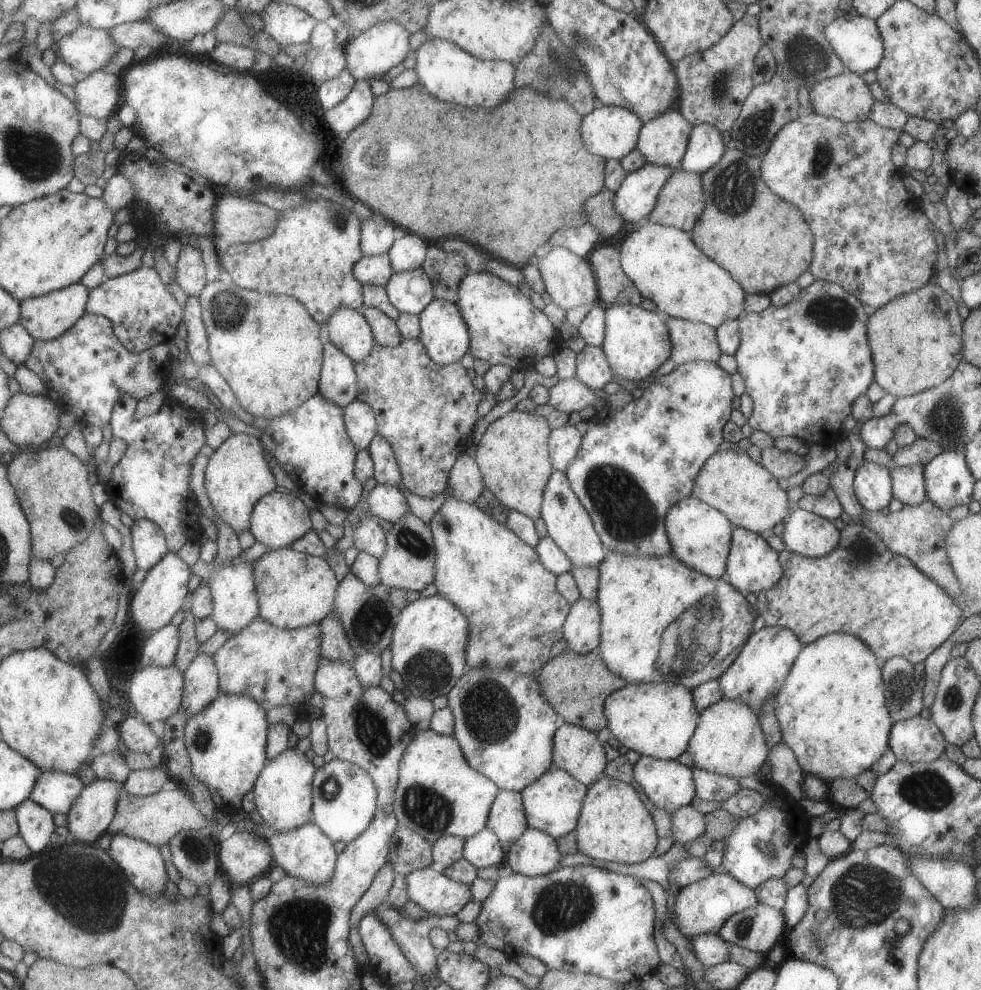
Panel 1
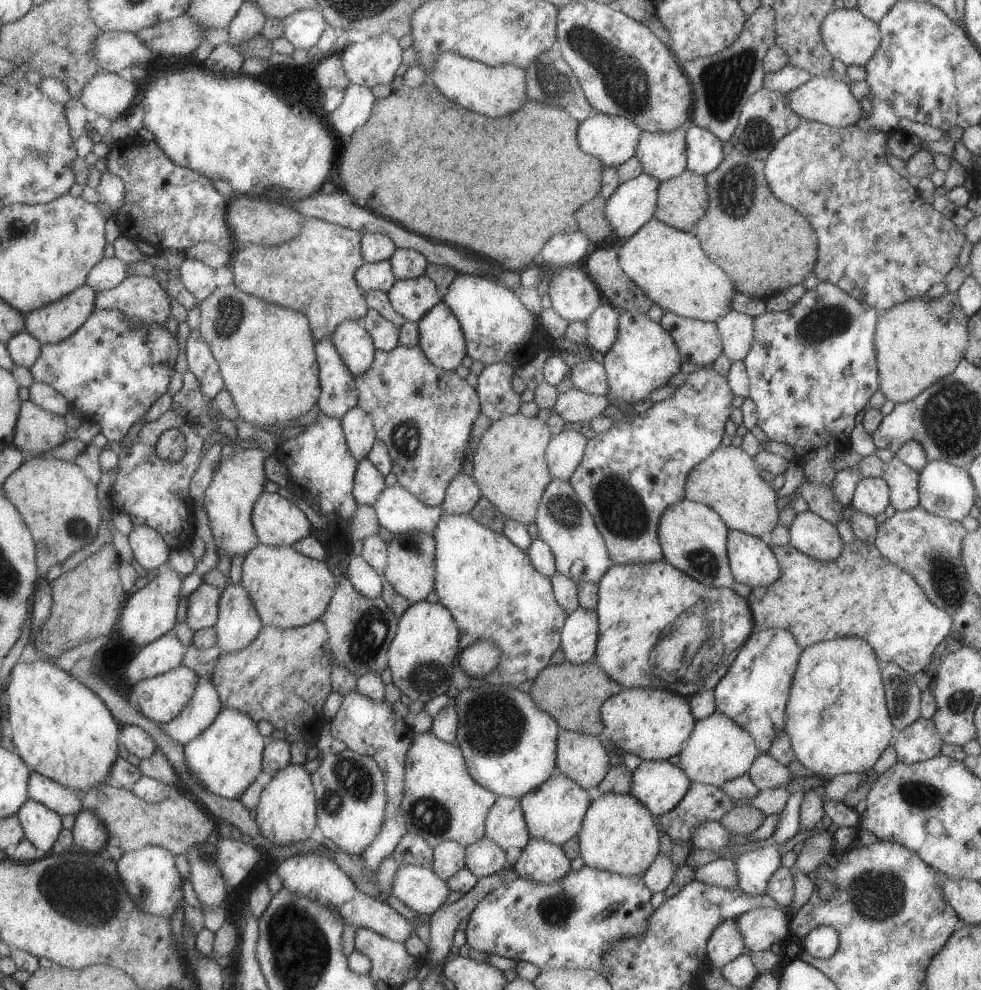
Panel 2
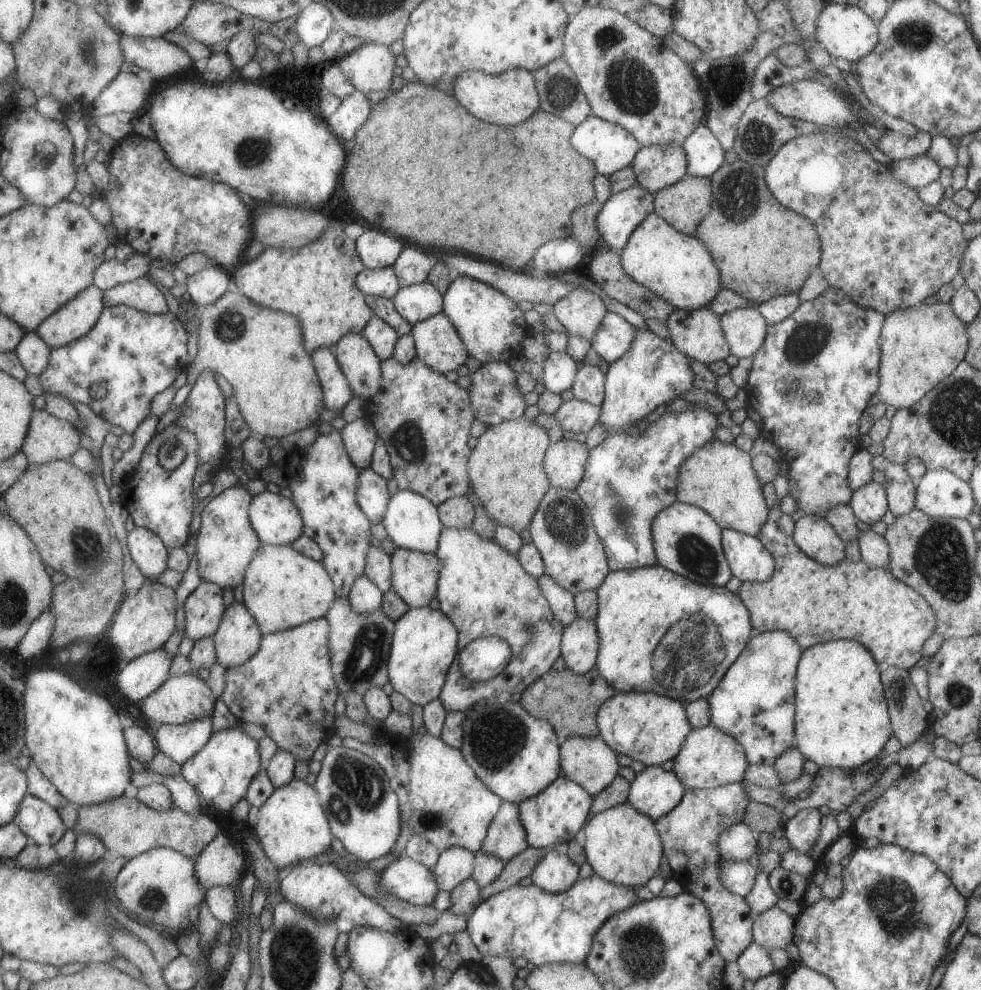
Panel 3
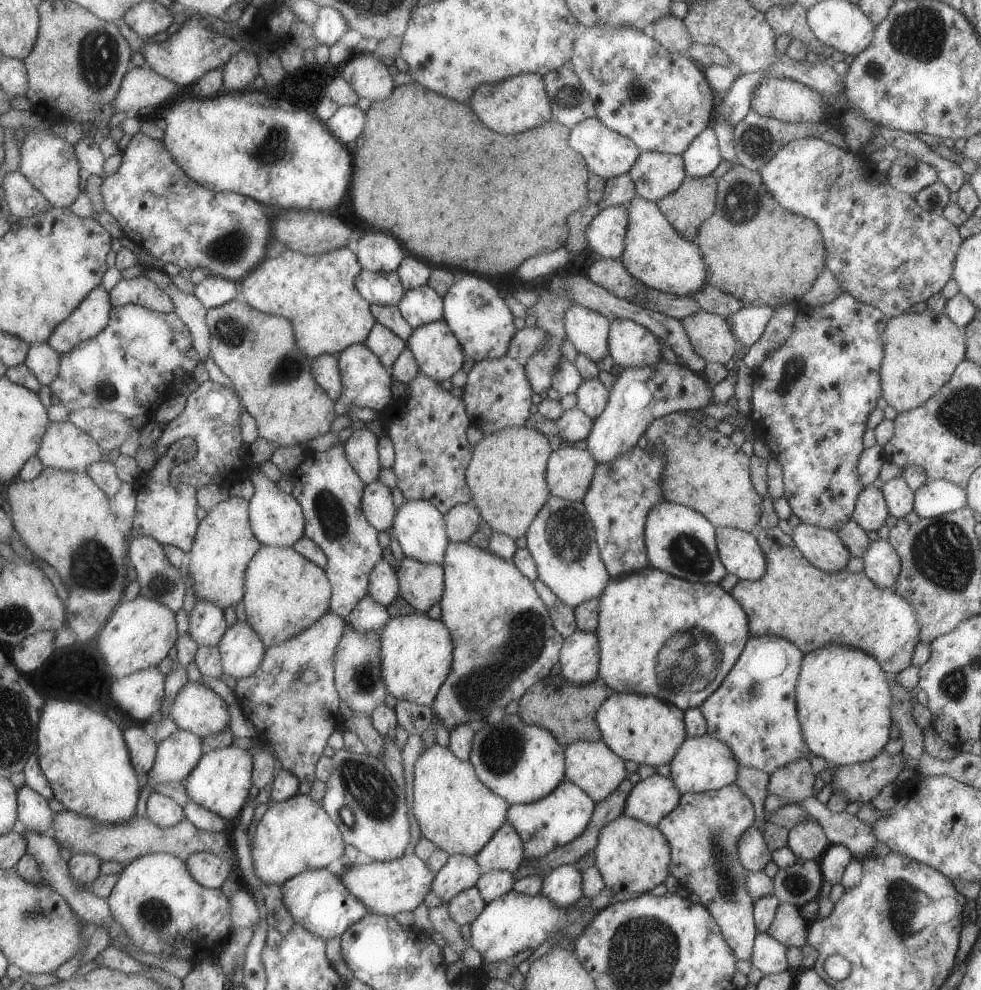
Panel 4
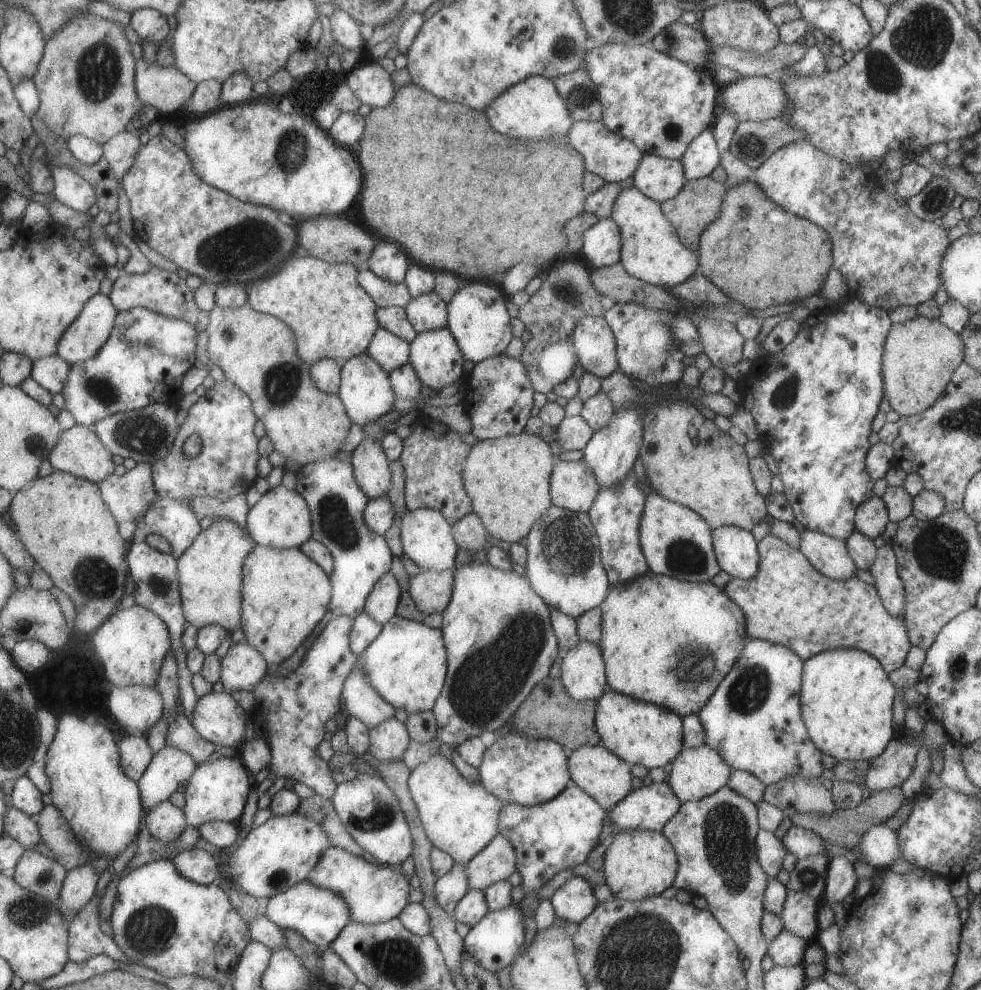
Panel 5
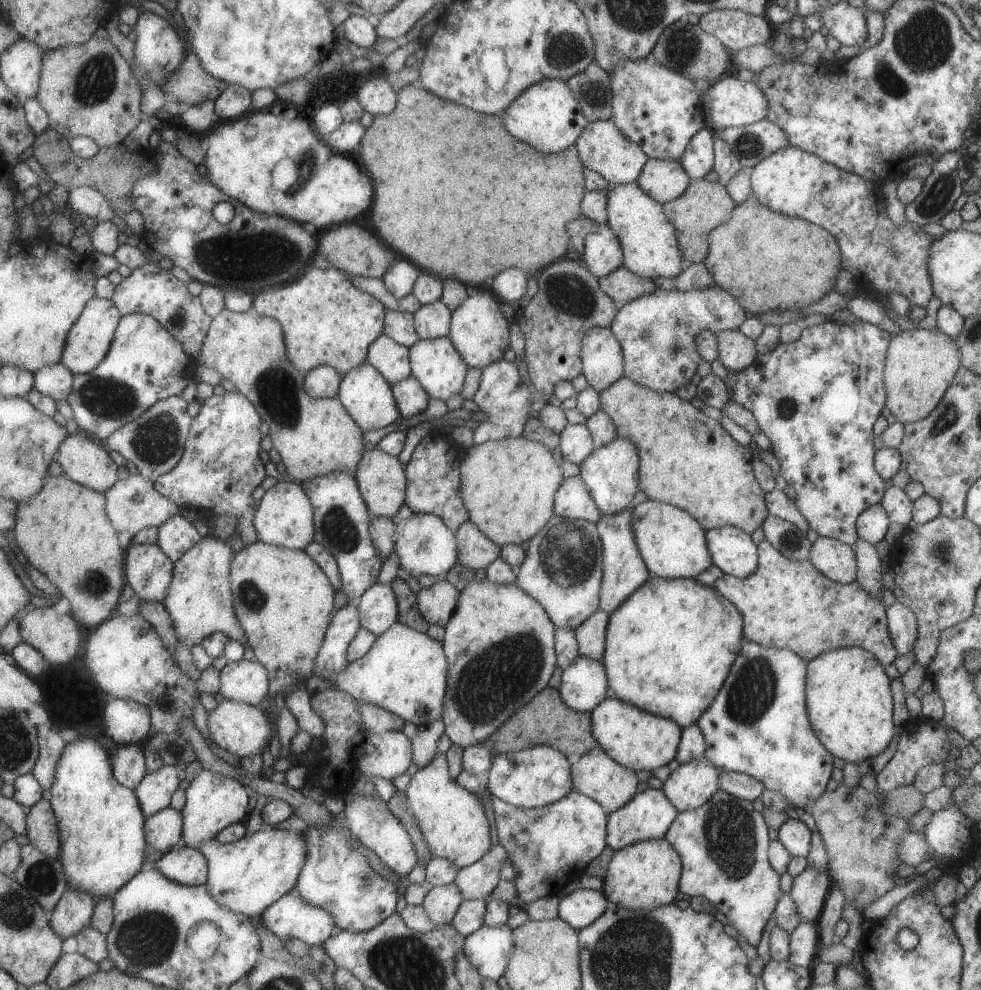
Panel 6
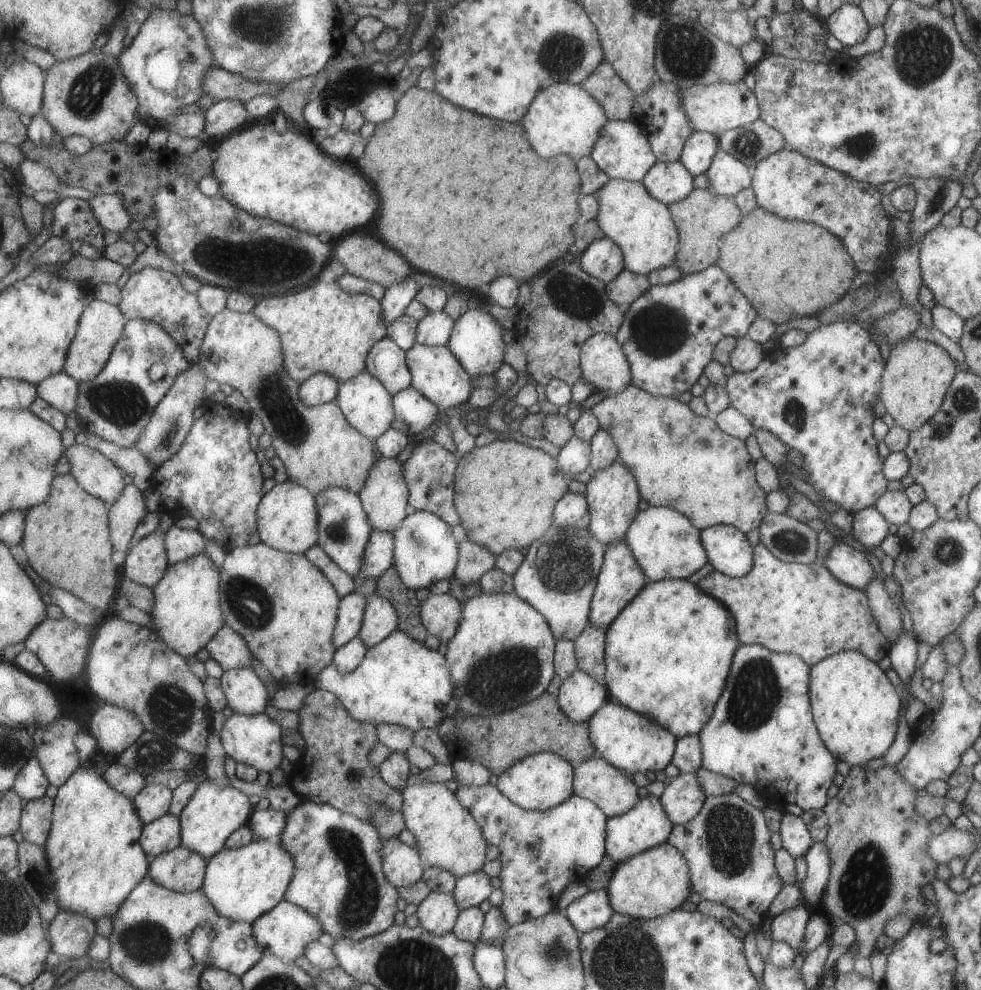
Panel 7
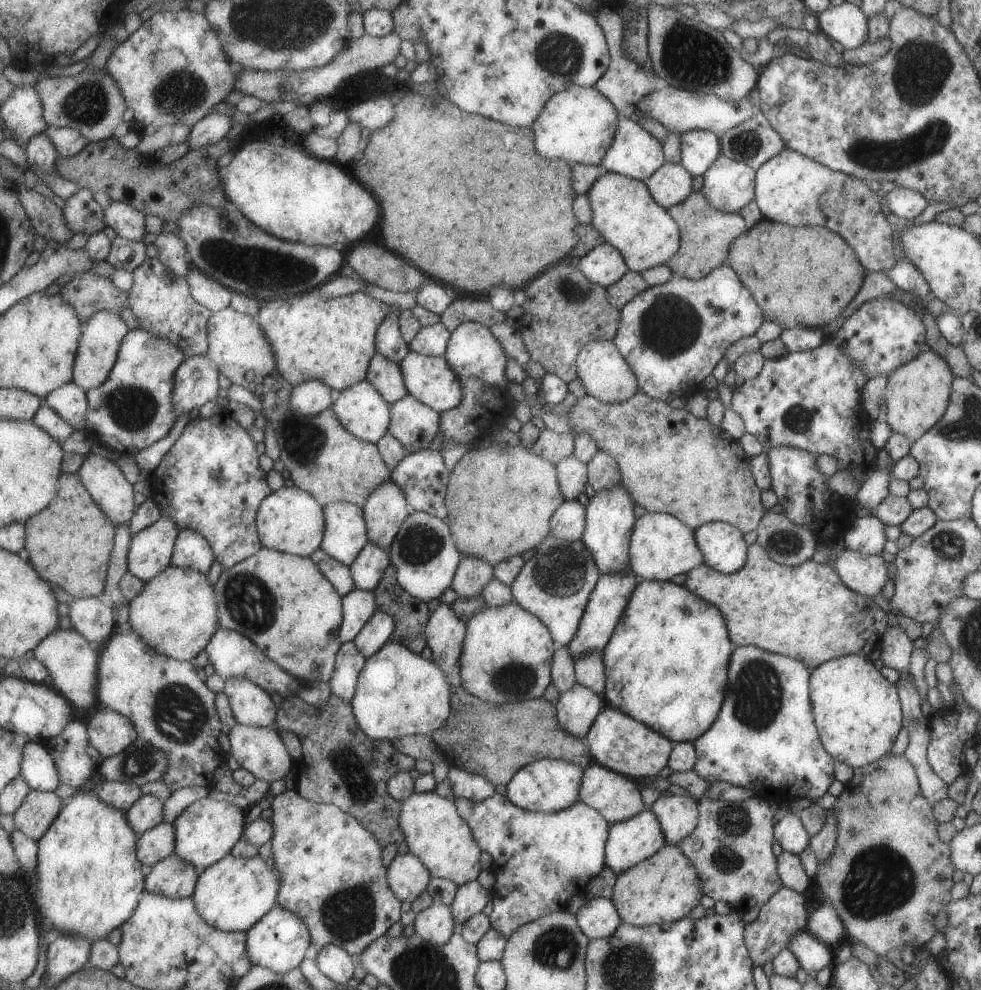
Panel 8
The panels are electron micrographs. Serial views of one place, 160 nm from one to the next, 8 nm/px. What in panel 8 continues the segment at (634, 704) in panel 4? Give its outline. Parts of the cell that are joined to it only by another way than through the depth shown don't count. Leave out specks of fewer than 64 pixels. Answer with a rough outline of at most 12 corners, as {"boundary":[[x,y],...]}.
{"boundary":[[607,705],[583,740],[593,761],[636,781],[673,743]]}

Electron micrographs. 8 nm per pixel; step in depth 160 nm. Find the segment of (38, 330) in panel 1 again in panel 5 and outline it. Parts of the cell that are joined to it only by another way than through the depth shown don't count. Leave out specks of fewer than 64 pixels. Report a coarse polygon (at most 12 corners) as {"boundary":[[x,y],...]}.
{"boundary":[[99,293],[58,348],[71,365],[102,350],[119,310]]}

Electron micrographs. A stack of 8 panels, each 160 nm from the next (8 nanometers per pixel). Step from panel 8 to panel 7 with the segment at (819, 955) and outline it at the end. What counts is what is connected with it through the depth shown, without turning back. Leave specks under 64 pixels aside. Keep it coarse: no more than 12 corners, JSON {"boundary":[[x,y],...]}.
{"boundary":[[799,905],[774,916],[770,938],[796,954],[809,912]]}

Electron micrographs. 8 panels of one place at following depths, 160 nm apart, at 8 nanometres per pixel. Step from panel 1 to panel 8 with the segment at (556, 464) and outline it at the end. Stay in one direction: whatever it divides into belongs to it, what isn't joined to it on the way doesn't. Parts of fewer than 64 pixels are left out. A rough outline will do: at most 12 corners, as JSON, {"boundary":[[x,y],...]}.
{"boundary":[[563,501],[549,519],[549,535],[579,541],[585,511]]}

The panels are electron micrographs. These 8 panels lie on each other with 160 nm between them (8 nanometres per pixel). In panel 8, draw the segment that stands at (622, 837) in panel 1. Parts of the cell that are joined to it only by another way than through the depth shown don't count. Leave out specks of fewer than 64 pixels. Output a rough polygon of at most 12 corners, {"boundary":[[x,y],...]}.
{"boundary":[[675,845],[616,874],[623,923],[673,923],[701,880]]}

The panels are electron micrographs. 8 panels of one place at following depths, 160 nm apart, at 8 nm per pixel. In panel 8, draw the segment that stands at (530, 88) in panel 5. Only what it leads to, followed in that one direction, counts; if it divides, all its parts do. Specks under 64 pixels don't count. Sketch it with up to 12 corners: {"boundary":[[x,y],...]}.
{"boundary":[[595,87],[547,99],[529,128],[543,158],[598,165],[619,114]]}

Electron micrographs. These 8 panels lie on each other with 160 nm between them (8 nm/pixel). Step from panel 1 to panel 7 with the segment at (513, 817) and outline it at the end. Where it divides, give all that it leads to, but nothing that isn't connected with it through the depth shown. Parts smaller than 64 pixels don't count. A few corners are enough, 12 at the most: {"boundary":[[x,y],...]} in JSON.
{"boundary":[[481,870],[457,877],[457,908],[478,907],[492,890]]}

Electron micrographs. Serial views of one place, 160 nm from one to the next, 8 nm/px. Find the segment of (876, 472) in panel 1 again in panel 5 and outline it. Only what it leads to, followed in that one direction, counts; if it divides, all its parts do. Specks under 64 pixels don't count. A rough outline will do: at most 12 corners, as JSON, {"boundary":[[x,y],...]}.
{"boundary":[[873,495],[856,508],[854,530],[873,540],[883,534],[888,512]]}

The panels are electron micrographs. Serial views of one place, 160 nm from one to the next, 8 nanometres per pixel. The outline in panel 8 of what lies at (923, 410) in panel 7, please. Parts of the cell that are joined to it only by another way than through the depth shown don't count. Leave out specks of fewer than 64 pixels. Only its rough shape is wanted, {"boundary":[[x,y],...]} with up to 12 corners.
{"boundary":[[923,349],[886,378],[886,423],[916,441],[943,416],[954,379]]}

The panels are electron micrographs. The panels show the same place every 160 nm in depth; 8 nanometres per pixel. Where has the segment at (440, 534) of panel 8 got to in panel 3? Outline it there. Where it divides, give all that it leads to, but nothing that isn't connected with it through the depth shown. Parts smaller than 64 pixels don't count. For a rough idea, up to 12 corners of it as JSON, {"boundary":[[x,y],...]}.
{"boundary":[[399,491],[382,525],[395,546],[435,555],[437,507]]}

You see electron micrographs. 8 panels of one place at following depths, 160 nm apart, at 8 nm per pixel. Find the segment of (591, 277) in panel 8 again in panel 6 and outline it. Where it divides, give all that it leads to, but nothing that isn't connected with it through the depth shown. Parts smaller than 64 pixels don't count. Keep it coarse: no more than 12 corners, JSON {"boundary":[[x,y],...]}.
{"boundary":[[606,223],[585,236],[589,272],[607,276],[624,262],[621,245]]}

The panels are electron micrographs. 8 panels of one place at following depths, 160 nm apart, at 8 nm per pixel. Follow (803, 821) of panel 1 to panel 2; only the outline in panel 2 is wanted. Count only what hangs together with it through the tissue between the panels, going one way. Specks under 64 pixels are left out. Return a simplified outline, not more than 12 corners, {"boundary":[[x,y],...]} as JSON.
{"boundary":[[780,845],[734,854],[738,888],[765,895]]}

